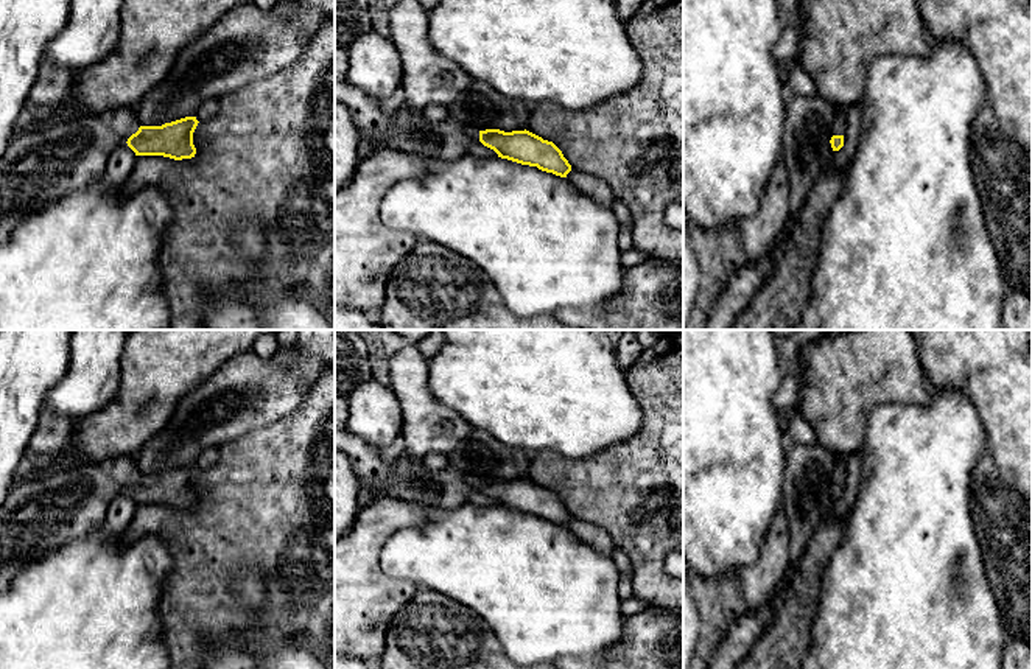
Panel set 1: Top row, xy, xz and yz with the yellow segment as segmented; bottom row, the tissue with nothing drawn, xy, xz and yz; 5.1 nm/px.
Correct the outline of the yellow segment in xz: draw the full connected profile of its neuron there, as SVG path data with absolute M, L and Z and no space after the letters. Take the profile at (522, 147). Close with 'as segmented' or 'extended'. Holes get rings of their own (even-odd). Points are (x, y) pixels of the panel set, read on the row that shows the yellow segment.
M335 79L335 103L350 110L361 137L372 142L377 149L388 148L444 163L462 159L473 143L481 142L501 159L537 166L560 177L567 177L571 171L571 165L553 142L526 129L478 131L451 117L433 123L422 112L405 107L395 114L386 114L381 101L349 84L347 79Z | extended

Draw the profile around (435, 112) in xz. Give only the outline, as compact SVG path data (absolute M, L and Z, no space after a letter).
M431 104L422 110L428 121L437 123L450 118L447 106Z

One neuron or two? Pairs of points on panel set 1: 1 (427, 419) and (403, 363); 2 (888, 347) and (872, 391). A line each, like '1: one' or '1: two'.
1: one
2: one

